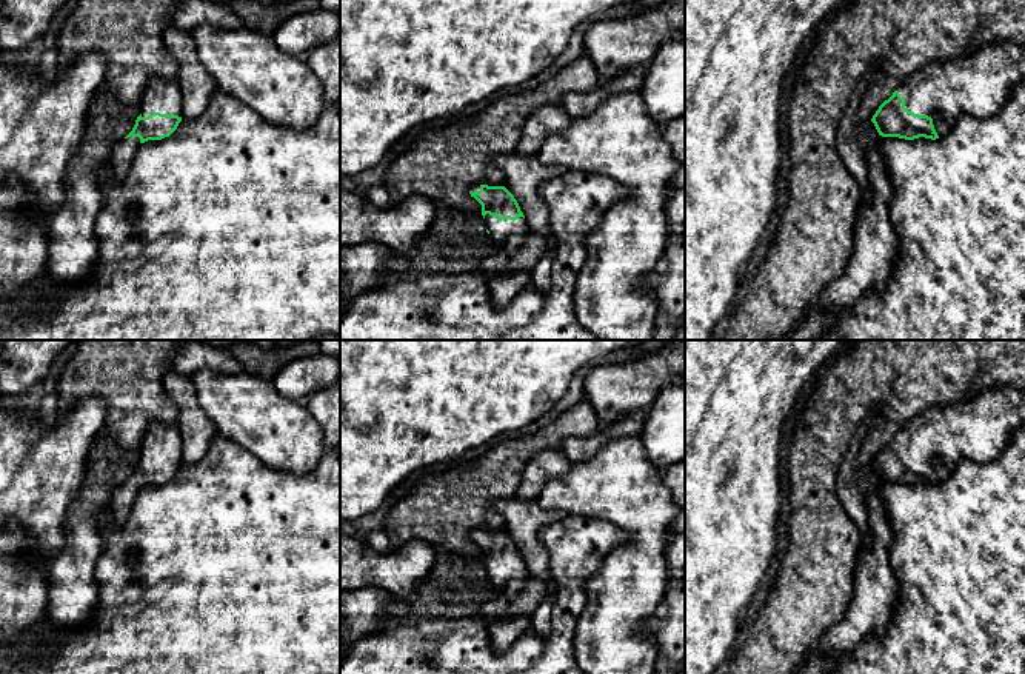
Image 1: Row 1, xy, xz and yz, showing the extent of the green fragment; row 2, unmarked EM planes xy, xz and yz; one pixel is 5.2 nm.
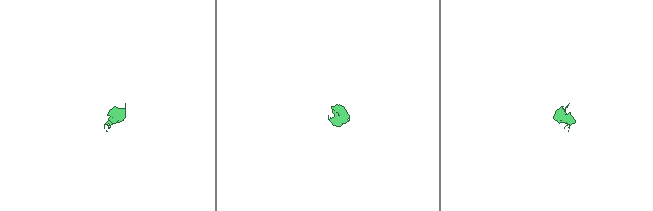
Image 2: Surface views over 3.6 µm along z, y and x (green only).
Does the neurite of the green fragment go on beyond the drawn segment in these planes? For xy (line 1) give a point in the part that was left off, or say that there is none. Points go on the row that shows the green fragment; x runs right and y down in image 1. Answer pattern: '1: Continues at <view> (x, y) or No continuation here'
1: Continues at xy (160, 94)

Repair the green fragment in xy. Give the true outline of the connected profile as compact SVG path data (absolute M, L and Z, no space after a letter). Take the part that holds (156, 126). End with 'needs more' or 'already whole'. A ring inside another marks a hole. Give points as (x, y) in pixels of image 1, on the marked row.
M151 77L142 97L140 115L132 131L115 145L111 168L123 177L139 149L148 140L169 137L182 122L182 94L177 78Z | needs more

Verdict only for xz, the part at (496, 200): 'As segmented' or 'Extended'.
Extended

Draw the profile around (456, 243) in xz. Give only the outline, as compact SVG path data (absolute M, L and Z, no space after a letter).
M437 203L432 223L416 239L412 251L392 252L383 275L397 282L416 282L436 274L460 277L480 269L496 249L482 214L466 214Z

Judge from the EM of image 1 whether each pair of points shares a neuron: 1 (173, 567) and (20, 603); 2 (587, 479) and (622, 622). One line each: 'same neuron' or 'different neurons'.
1: different neurons
2: same neuron

